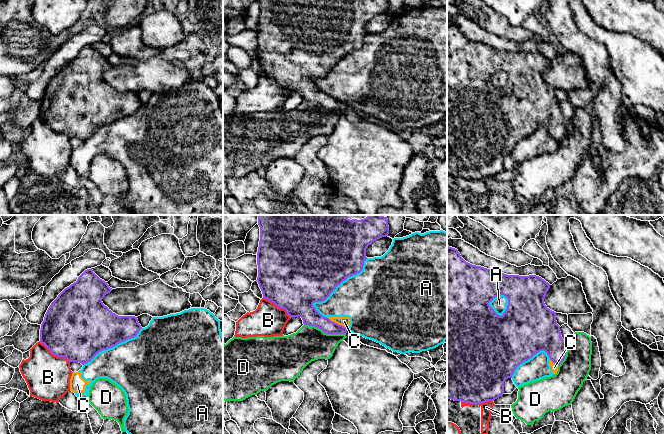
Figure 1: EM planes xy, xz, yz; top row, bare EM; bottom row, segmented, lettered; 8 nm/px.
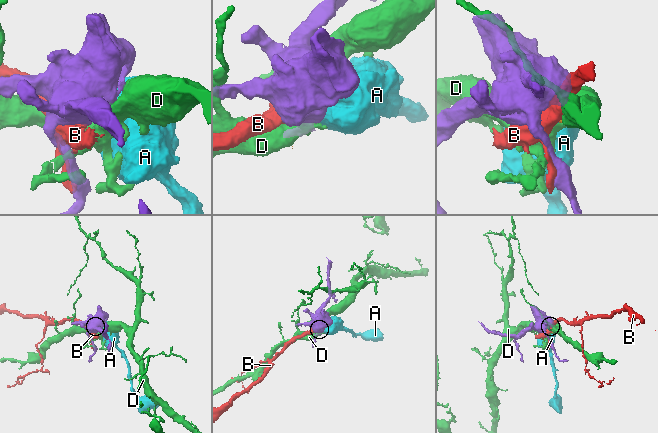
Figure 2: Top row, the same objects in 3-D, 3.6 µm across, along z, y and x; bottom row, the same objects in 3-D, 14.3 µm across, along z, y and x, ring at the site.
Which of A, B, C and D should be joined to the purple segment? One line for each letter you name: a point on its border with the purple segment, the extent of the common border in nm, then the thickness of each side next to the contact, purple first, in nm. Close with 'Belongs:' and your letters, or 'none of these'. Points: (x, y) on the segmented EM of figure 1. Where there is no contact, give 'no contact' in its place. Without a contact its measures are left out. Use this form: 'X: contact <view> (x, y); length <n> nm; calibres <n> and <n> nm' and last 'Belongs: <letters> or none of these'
Belongs: none of these

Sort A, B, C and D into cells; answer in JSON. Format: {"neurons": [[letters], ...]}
{"neurons": [["A", "C"], ["B"], ["D"]]}

